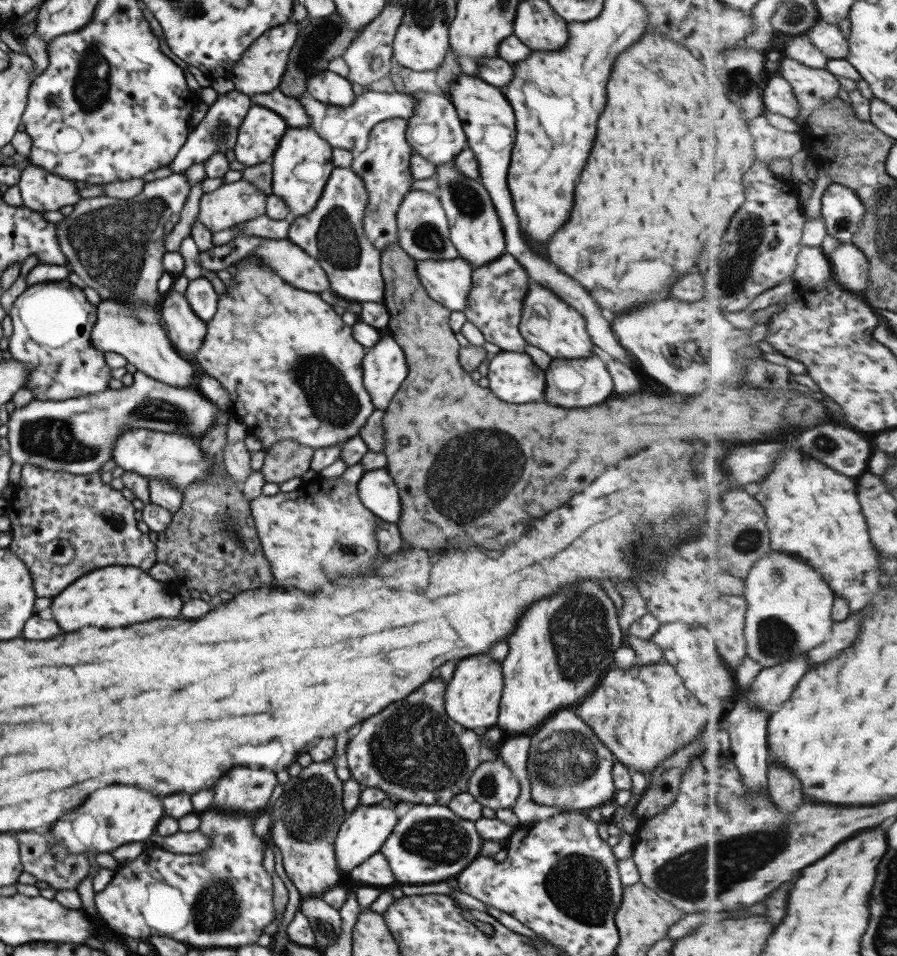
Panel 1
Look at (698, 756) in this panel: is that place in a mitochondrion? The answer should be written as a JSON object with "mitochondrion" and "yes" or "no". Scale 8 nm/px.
{"mitochondrion":"no"}

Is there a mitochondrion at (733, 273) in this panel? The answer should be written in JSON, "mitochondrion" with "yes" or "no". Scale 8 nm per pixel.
{"mitochondrion":"yes"}

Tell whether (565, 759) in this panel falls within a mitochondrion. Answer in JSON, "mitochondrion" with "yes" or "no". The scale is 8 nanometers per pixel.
{"mitochondrion":"yes"}

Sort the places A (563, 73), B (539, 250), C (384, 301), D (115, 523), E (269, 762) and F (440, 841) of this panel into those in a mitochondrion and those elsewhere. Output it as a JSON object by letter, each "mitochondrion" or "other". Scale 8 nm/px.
{"A":"other","B":"other","C":"other","D":"other","E":"other","F":"mitochondrion"}

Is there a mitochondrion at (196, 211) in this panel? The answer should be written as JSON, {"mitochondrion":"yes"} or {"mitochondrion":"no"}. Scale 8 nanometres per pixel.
{"mitochondrion":"no"}

